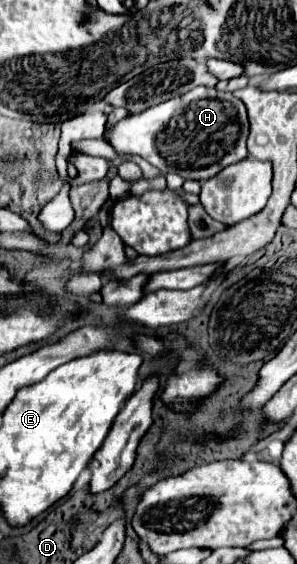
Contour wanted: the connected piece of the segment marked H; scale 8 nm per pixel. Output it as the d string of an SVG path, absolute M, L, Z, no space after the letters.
M201 85L181 97L149 107L139 115L121 119L105 137L119 155L133 153L161 169L163 175L177 173L183 179L203 183L221 169L247 157L249 119L245 103L233 97L233 93Z

